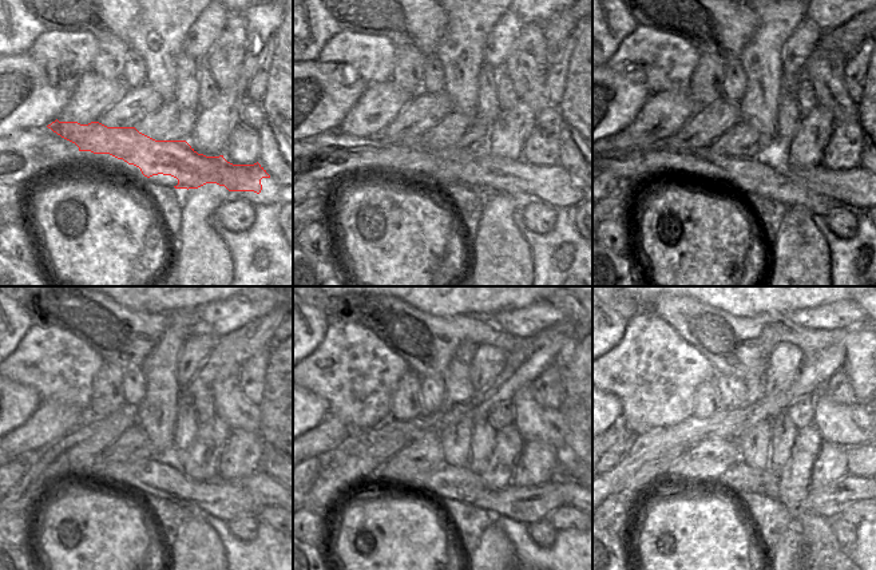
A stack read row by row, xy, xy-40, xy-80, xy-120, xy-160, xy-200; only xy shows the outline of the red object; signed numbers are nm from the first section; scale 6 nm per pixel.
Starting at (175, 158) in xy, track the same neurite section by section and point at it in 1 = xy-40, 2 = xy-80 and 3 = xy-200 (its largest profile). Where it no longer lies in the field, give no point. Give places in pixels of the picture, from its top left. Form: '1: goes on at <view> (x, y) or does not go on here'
1: goes on at xy-40 (514, 177)
2: goes on at xy-80 (821, 181)
3: goes on at xy-200 (851, 489)

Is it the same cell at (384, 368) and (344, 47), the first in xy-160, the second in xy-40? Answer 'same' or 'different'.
same

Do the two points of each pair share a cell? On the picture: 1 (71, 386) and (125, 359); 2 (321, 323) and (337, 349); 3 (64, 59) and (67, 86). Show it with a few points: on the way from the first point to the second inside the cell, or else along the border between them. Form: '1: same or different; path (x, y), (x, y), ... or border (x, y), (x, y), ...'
1: different; border (80, 340), (103, 361)
2: different; border (331, 323), (322, 341), (308, 356)
3: different; border (79, 75), (63, 79)

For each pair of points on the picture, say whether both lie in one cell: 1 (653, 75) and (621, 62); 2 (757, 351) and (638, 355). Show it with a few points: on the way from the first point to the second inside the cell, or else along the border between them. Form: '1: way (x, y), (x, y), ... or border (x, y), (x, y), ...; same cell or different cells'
1: way (645, 70), (629, 62); same cell
2: border (676, 332), (718, 375); different cells

